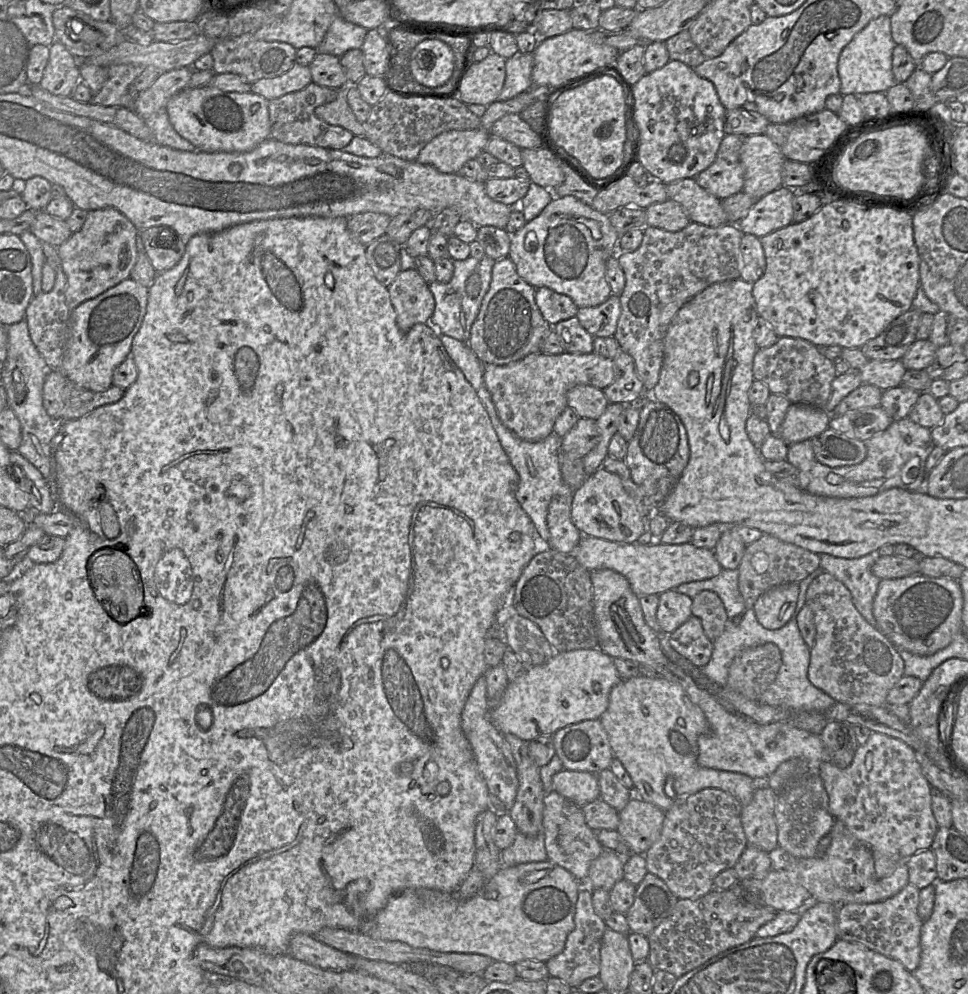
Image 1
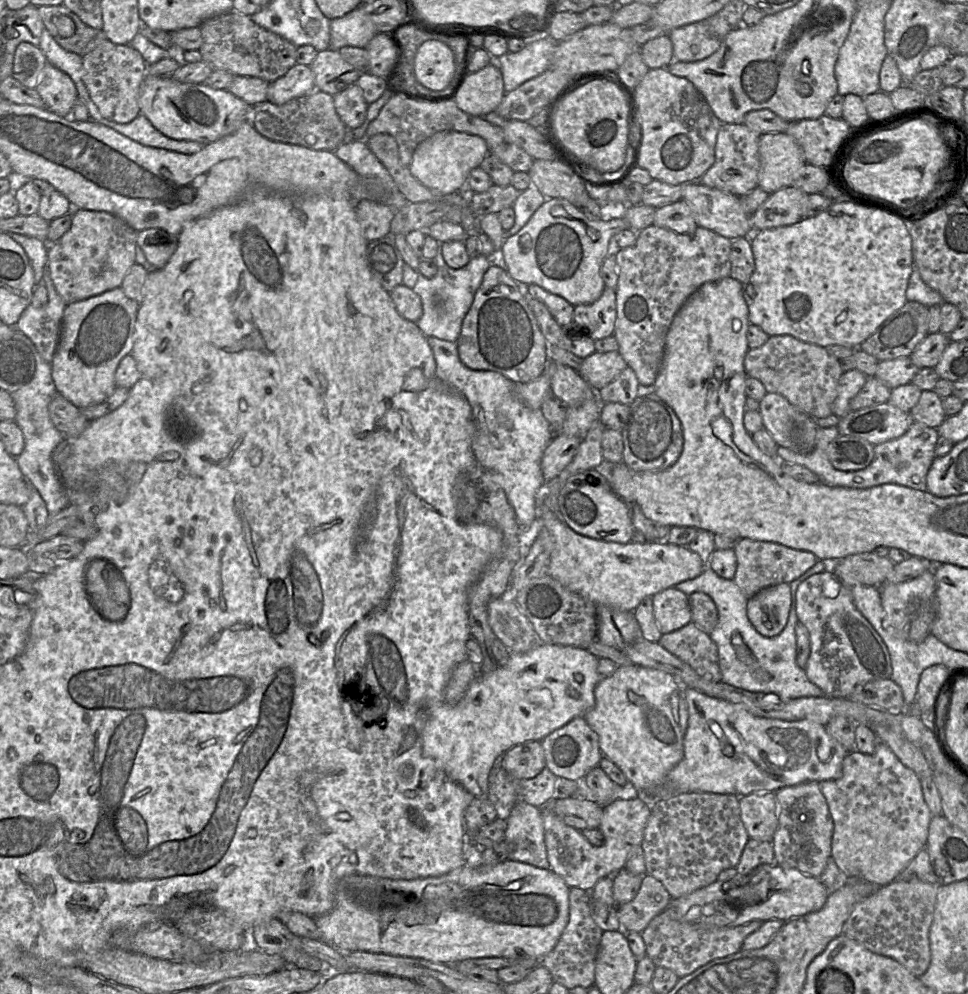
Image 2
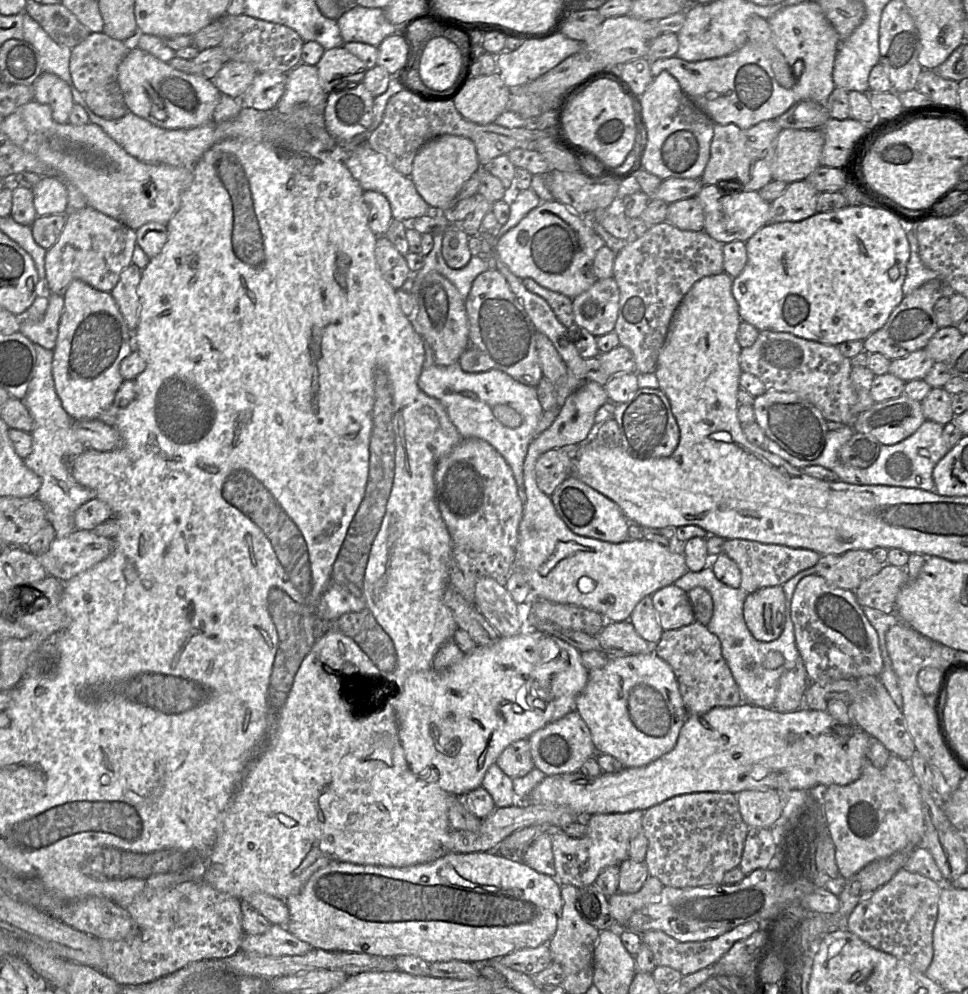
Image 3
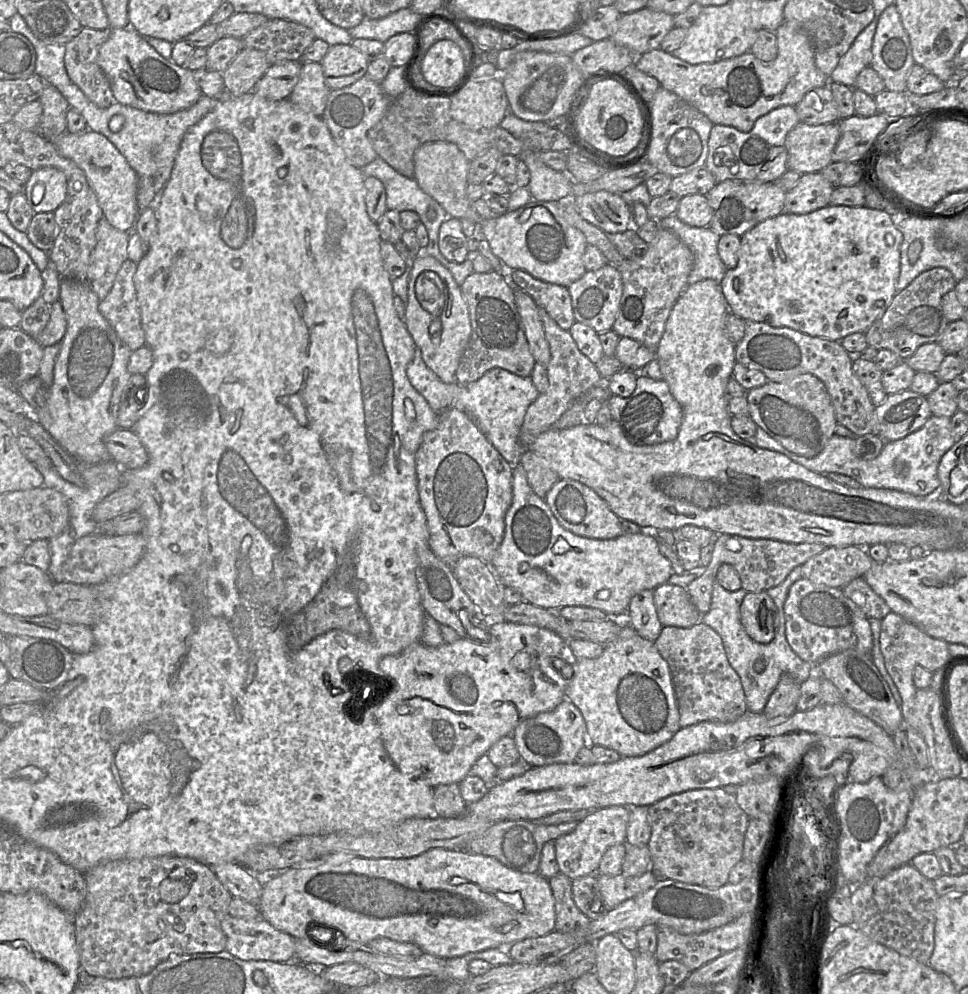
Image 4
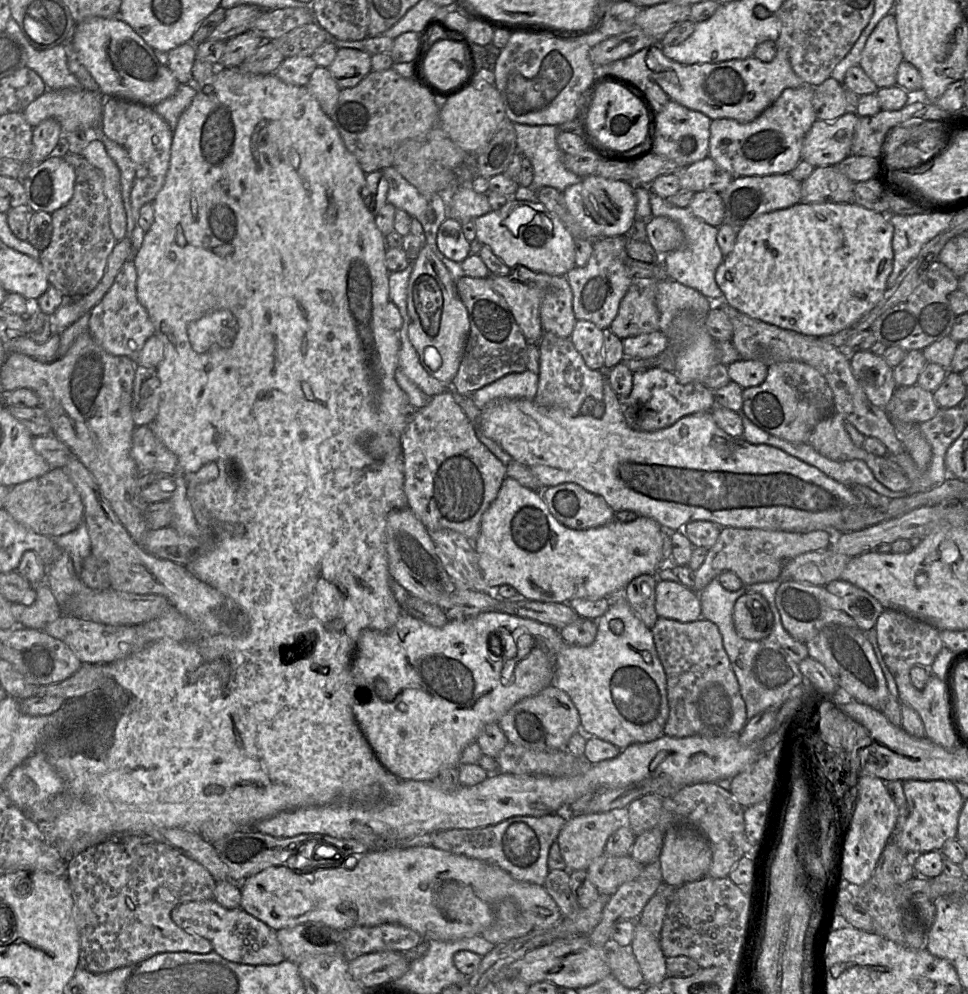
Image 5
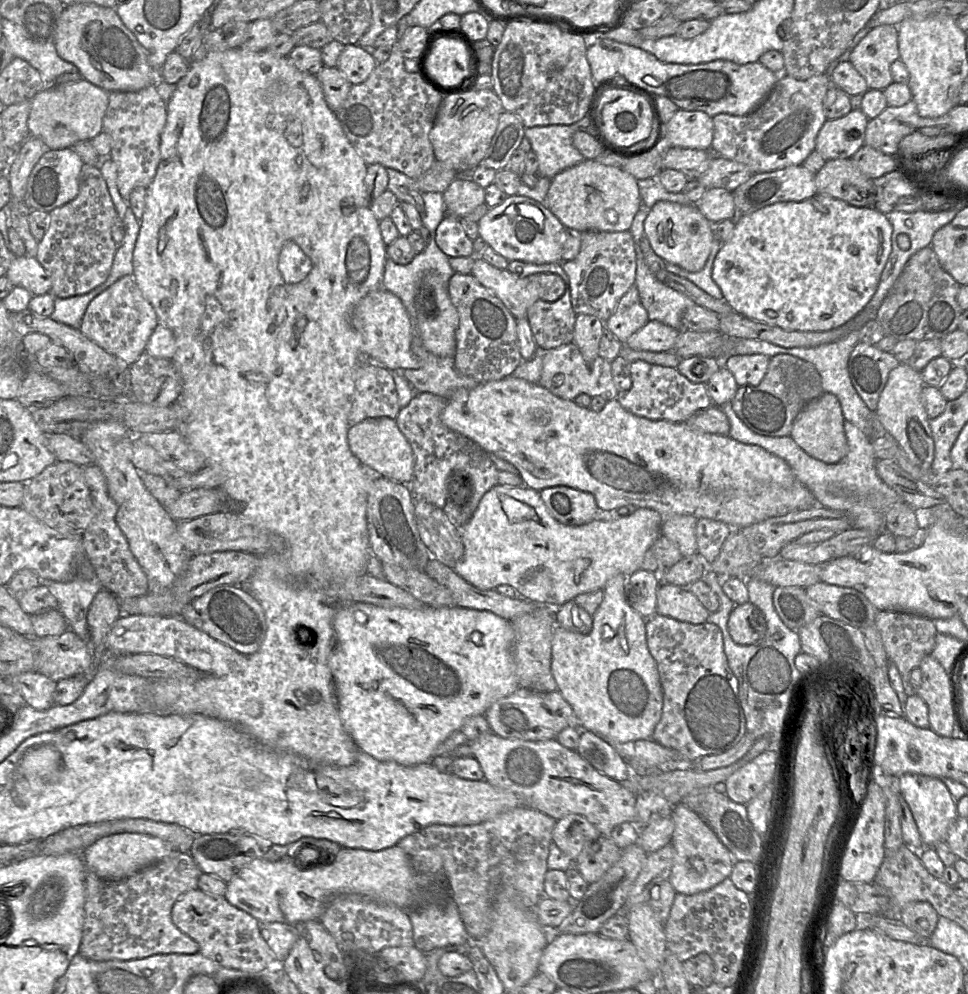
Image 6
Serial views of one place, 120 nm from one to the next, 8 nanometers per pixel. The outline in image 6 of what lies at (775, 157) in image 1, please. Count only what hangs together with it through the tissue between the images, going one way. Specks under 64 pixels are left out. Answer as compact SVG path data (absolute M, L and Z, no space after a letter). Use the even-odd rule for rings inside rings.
M852 109L843 117L826 120L817 135L815 151L826 161L851 158L865 145L868 121L861 109Z

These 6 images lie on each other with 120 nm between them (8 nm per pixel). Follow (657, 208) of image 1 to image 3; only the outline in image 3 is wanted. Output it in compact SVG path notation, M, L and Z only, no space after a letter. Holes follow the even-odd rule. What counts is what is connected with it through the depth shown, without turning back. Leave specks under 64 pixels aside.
M697 197L678 200L668 205L666 221L680 230L704 230L704 211Z

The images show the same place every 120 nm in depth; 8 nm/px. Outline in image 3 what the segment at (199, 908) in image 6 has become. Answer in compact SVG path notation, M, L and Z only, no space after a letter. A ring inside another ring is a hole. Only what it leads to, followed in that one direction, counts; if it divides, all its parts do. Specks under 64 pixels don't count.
M272 924L270 929L258 935L244 934L240 950L265 956L282 957L303 955L314 948L291 934L286 927Z

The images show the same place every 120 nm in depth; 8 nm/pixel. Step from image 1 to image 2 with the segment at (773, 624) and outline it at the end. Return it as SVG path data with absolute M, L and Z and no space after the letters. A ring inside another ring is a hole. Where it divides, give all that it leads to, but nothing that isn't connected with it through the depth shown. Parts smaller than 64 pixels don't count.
M789 583L767 587L747 601L747 617L764 637L772 638L782 632L791 606Z

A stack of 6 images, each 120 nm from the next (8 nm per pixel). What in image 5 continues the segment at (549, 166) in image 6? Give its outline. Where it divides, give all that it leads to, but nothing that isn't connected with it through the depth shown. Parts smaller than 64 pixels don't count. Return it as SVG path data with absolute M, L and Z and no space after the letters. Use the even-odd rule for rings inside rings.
M514 123L516 132L517 151L530 160L533 166L533 180L529 188L537 190L541 187L553 187L563 192L567 187L574 185L583 177L569 171L563 163L565 153L558 147L556 137L559 133L557 125L527 125Z

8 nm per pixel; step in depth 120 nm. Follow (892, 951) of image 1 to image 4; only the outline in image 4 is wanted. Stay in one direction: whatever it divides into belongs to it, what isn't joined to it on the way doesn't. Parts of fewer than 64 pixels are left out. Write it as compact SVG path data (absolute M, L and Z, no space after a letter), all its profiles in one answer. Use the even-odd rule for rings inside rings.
M907 863L883 877L867 878L854 885L850 898L854 926L874 941L919 962L928 963L934 949L938 898L933 880Z

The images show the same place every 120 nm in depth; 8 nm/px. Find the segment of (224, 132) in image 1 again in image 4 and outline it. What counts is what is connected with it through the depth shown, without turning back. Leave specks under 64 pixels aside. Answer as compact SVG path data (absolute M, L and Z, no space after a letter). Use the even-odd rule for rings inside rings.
M130 26L110 29L109 38L99 49L97 63L109 80L116 102L138 110L158 114L173 114L190 108L202 95L198 85L198 75L174 64L171 60L163 58L143 36Z

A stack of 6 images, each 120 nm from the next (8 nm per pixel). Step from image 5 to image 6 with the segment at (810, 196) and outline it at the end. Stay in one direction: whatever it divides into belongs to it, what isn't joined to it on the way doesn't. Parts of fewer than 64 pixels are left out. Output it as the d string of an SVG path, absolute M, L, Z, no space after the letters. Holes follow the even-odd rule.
M851 158L826 161L815 174L815 183L817 194L840 199L856 207L873 206L873 180L866 177Z

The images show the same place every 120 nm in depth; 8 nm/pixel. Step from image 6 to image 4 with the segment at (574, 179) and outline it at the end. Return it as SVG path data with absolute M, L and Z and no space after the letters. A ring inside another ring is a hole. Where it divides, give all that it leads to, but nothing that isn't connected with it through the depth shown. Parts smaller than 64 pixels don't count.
M608 191L574 198L579 214L605 233L622 233L632 227L628 204L620 194Z

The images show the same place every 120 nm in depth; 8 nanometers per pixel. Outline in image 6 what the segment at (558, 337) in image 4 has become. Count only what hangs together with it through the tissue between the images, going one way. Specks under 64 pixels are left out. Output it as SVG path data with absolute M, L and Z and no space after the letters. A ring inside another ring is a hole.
M573 342L541 352L541 376L538 384L559 398L573 401L578 395L587 394L603 397L608 402L616 399L618 394L611 373L611 362L598 356L592 363L587 363Z

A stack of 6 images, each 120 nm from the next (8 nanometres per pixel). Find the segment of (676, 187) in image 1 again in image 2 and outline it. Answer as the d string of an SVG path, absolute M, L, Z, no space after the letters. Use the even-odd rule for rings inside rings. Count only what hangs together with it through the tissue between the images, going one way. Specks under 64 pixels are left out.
M699 181L677 185L682 185L682 199L689 206L697 226L731 240L750 237L751 215L744 210L739 196Z

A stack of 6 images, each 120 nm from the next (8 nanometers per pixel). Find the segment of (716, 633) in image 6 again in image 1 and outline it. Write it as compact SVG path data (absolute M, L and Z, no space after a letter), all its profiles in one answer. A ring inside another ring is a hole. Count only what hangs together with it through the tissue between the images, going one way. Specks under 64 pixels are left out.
M693 615L670 634L669 643L678 654L699 669L711 659L713 643L705 635L700 619Z

